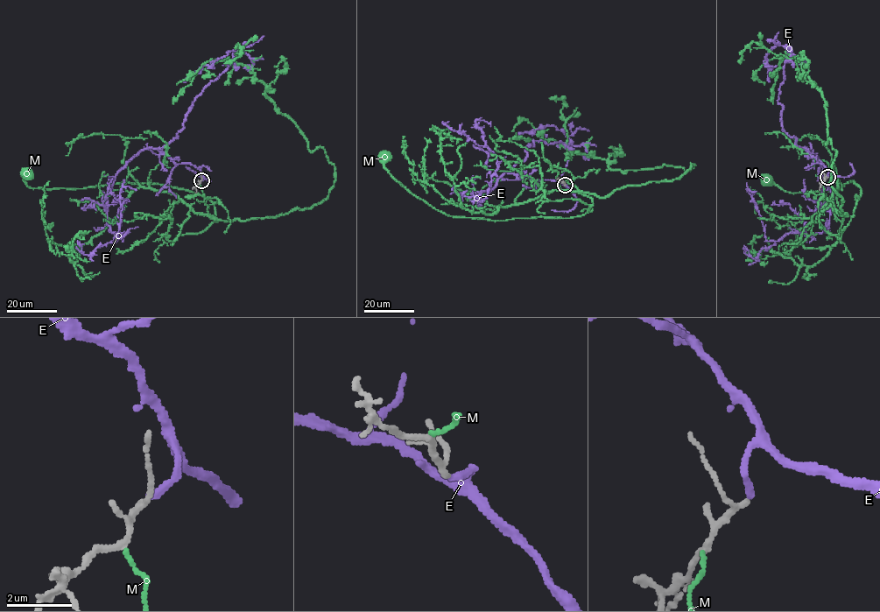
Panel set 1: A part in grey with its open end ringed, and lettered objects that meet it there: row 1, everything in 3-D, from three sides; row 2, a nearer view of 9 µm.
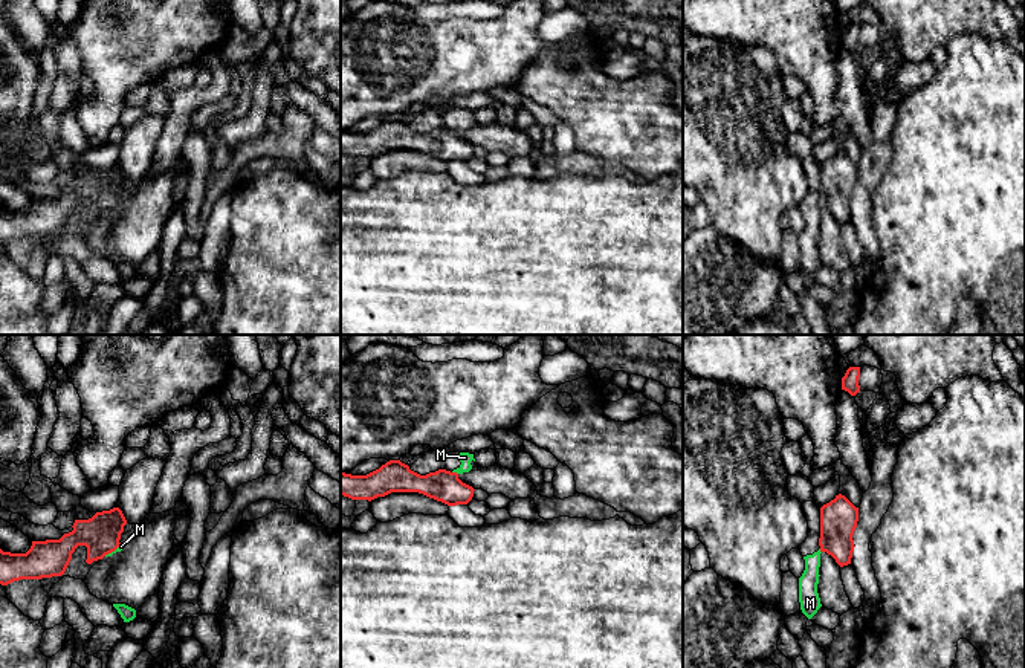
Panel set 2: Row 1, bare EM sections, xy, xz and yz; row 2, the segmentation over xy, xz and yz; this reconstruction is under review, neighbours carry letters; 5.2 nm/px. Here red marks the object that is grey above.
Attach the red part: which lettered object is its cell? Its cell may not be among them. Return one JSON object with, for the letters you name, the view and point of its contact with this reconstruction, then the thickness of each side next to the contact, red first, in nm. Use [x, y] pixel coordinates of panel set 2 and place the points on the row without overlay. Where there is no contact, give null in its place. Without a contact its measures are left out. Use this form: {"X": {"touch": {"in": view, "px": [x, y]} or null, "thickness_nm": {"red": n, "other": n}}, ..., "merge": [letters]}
{"E": {"touch": null}, "merge": ["E"]}

